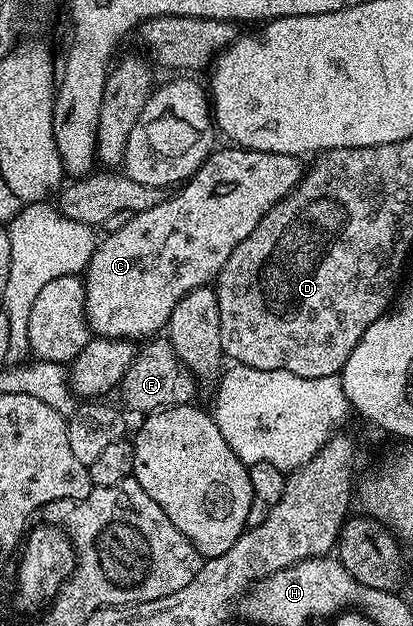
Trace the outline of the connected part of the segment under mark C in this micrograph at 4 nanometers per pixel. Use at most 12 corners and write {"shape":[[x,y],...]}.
{"shape":[[213,150],[99,240],[93,336],[148,341],[304,176]]}

